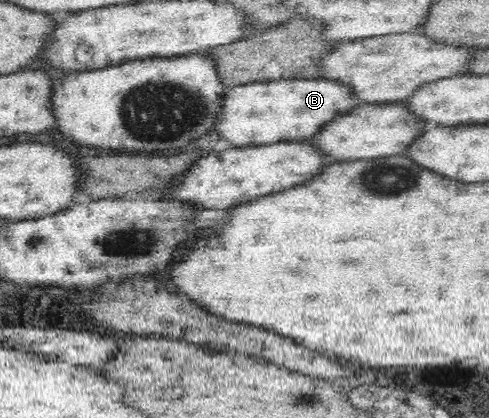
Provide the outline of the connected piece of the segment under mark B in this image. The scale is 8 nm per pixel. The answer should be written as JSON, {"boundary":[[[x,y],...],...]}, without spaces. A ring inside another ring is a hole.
{"boundary":[[[287,79],[267,81],[263,83],[251,83],[229,87],[227,96],[221,104],[221,116],[217,120],[214,129],[221,138],[225,138],[233,146],[275,144],[281,141],[306,142],[315,134],[321,134],[325,126],[329,126],[333,120],[339,120],[347,116],[353,108],[359,108],[365,102],[345,83],[339,79]]]}

